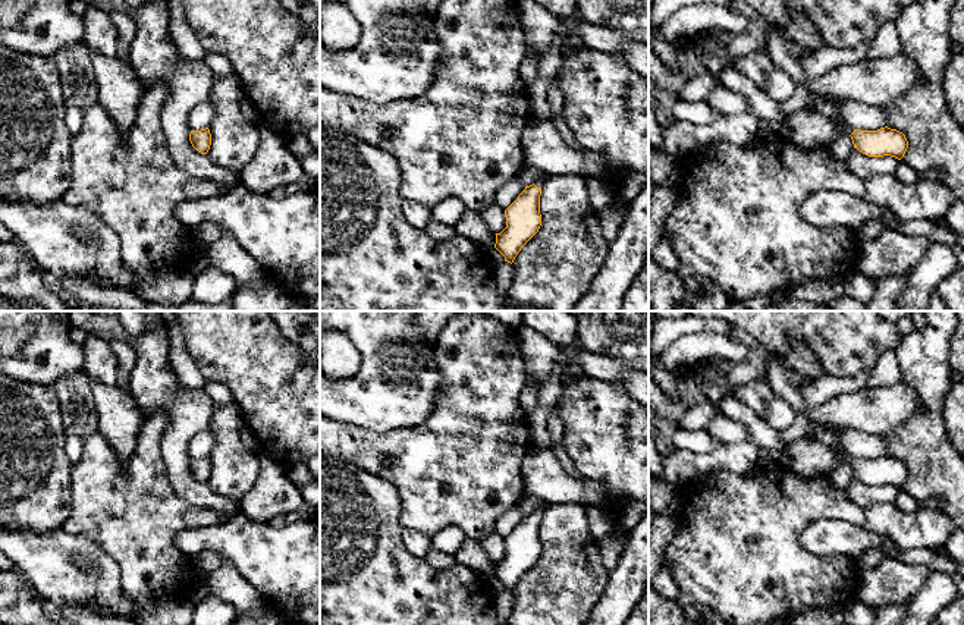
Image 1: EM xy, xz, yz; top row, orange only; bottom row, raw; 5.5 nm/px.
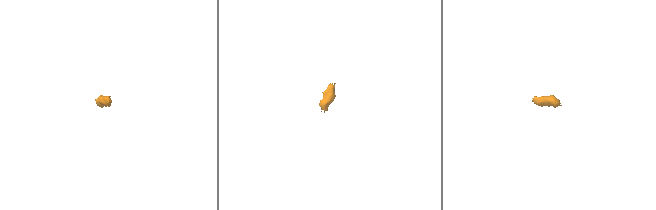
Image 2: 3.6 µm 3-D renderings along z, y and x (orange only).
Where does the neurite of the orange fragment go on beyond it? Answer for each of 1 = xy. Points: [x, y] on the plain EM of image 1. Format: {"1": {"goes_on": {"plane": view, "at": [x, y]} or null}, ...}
{"1": {"goes_on": null}}

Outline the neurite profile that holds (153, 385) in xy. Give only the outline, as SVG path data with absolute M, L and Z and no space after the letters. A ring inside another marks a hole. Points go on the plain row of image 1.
M67 311L67 315L70 326L87 335L107 342L125 340L132 346L136 359L129 376L129 392L144 415L160 411L167 417L161 455L172 489L189 503L216 511L223 522L229 521L239 512L238 502L216 493L189 469L189 442L200 431L210 428L216 406L202 390L178 390L179 380L169 359L169 337L161 332L144 332L131 339L116 314Z

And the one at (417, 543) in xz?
M402 528L401 537L404 540L406 550L415 558L426 559L427 553L433 549L431 537L420 531Z

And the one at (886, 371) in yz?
M886 349L879 355L872 370L867 381L867 389L892 386L901 381L901 379L902 373L897 359L897 352L894 349Z

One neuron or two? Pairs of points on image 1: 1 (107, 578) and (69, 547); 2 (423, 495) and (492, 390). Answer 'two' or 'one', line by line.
1: one
2: one

